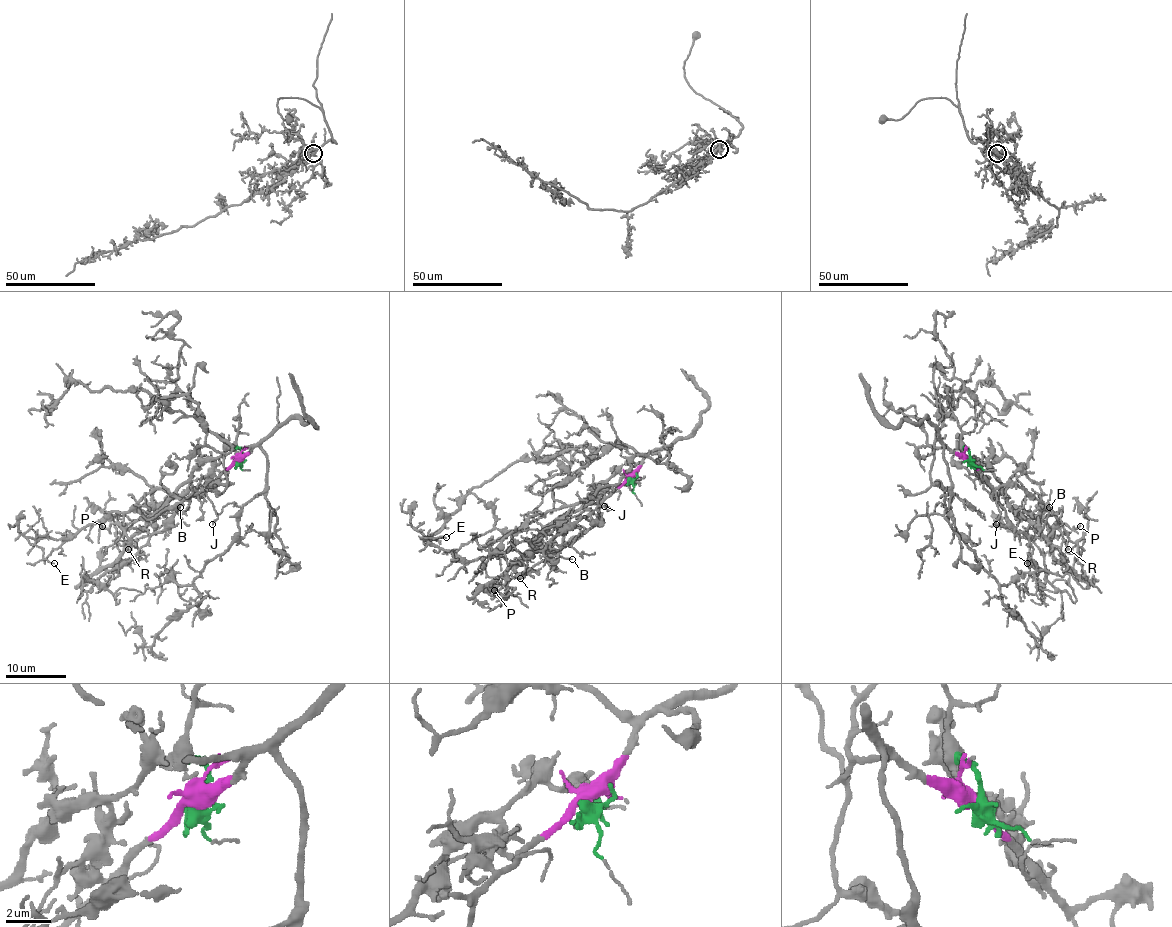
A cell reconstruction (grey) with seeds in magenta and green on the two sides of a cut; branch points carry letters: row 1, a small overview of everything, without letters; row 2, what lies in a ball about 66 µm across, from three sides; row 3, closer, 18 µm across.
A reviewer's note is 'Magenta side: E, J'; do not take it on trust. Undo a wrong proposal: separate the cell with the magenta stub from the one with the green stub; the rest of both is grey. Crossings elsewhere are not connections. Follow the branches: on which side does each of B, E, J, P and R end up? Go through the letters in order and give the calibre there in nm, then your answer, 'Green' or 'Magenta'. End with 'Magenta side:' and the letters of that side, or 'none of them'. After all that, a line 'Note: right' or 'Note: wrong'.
B: Thickness 120 nm. Green
E: Thickness 80 nm. Magenta
J: Thickness 150 nm. Magenta
P: Thickness 140 nm. Green
R: Thickness 170 nm. Green
Magenta side: E, J
Note: right

